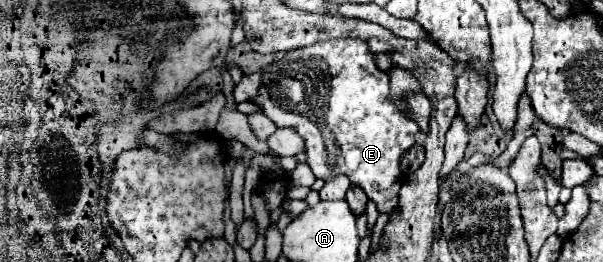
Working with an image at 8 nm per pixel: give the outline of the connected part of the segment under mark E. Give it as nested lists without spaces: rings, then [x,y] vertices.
[[[349,38],[325,40],[321,44],[297,48],[289,54],[279,54],[275,62],[261,72],[263,90],[259,88],[251,102],[257,104],[261,114],[271,118],[277,128],[293,128],[303,138],[307,164],[315,178],[329,182],[331,178],[345,174],[351,180],[351,186],[359,186],[367,198],[375,202],[379,212],[391,216],[393,212],[399,212],[399,188],[403,180],[403,172],[399,168],[401,156],[415,146],[419,126],[401,114],[389,100],[389,76],[381,72],[373,60],[375,58],[369,54],[363,40]]]

